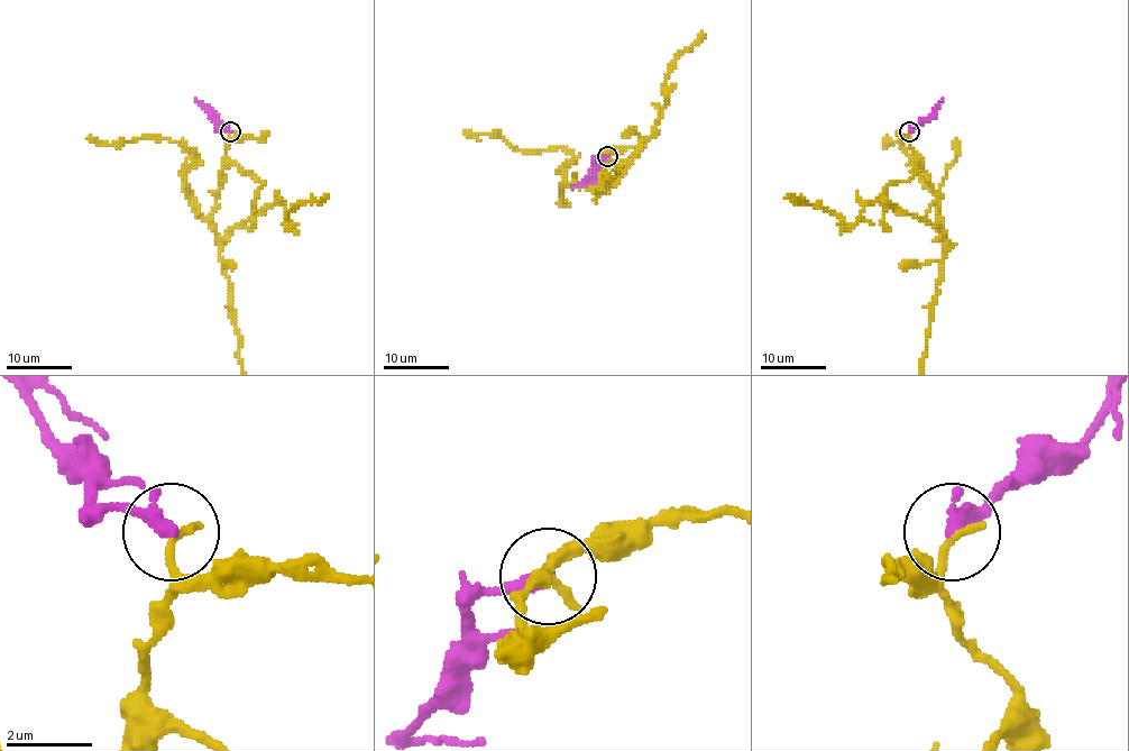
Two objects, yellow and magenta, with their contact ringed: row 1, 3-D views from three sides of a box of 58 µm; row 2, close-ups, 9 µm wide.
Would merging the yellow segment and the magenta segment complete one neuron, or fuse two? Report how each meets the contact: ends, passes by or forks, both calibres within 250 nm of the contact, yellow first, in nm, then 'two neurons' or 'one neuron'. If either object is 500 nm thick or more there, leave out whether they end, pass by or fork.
yellow ends there; magenta ends there; 240 nm thick on the yellow side, 360 nm on the other; two neurons

